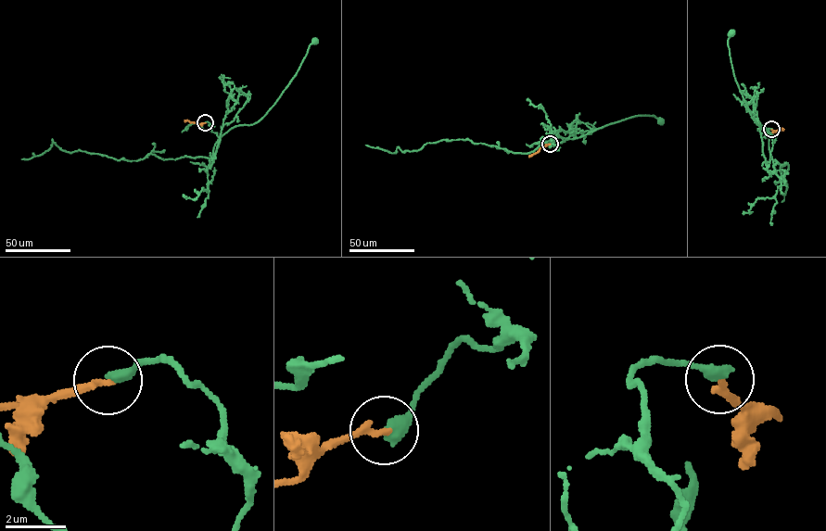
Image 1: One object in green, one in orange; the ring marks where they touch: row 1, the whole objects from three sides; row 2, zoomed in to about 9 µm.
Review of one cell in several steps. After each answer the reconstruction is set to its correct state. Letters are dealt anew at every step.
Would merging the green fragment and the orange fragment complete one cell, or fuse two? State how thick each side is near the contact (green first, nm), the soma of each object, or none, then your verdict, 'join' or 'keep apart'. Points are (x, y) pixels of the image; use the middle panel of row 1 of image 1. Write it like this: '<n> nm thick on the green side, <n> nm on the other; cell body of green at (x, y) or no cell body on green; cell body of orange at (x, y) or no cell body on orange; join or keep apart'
440 nm thick on the green side, 220 nm on the other; cell body of green at (661, 121); no cell body on orange; keep apart

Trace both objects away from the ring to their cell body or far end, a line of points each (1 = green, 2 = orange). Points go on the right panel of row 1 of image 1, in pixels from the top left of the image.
1: (771, 129), (770, 173), (774, 168), (768, 132), (753, 118), (739, 87), (728, 44), (730, 32)
2: (771, 129), (775, 132), (783, 129)

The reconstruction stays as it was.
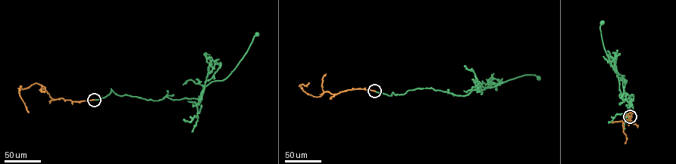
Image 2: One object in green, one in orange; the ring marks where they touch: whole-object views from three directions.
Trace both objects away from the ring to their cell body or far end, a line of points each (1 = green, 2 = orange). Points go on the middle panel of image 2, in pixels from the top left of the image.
1: (374, 91), (391, 95), (431, 88), (464, 96), (524, 75), (538, 78)
2: (374, 91), (355, 89), (333, 94), (327, 91), (316, 97), (305, 92), (299, 85), (306, 85), (309, 82)

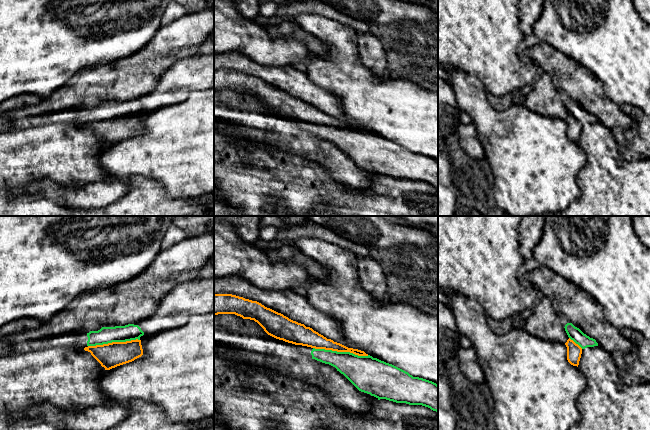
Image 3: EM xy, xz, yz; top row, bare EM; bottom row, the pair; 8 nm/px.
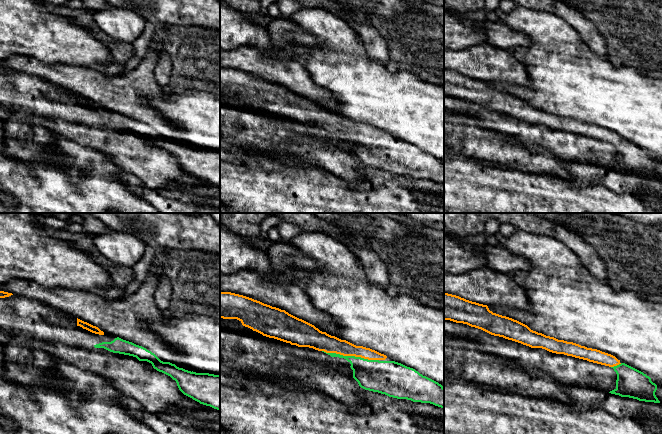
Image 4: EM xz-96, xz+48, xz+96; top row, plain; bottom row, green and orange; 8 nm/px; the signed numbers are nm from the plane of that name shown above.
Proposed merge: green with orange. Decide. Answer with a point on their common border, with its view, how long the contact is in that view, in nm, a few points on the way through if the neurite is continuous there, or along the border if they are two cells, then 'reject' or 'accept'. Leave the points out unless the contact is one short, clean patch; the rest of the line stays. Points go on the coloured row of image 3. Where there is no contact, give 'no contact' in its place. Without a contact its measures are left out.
meets green in xz at (341, 352); contact 460 nm long; accept

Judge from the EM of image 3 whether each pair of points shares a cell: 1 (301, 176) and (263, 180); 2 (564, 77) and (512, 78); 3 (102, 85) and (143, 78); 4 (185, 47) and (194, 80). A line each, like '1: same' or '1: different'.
1: same
2: different
3: same
4: different

